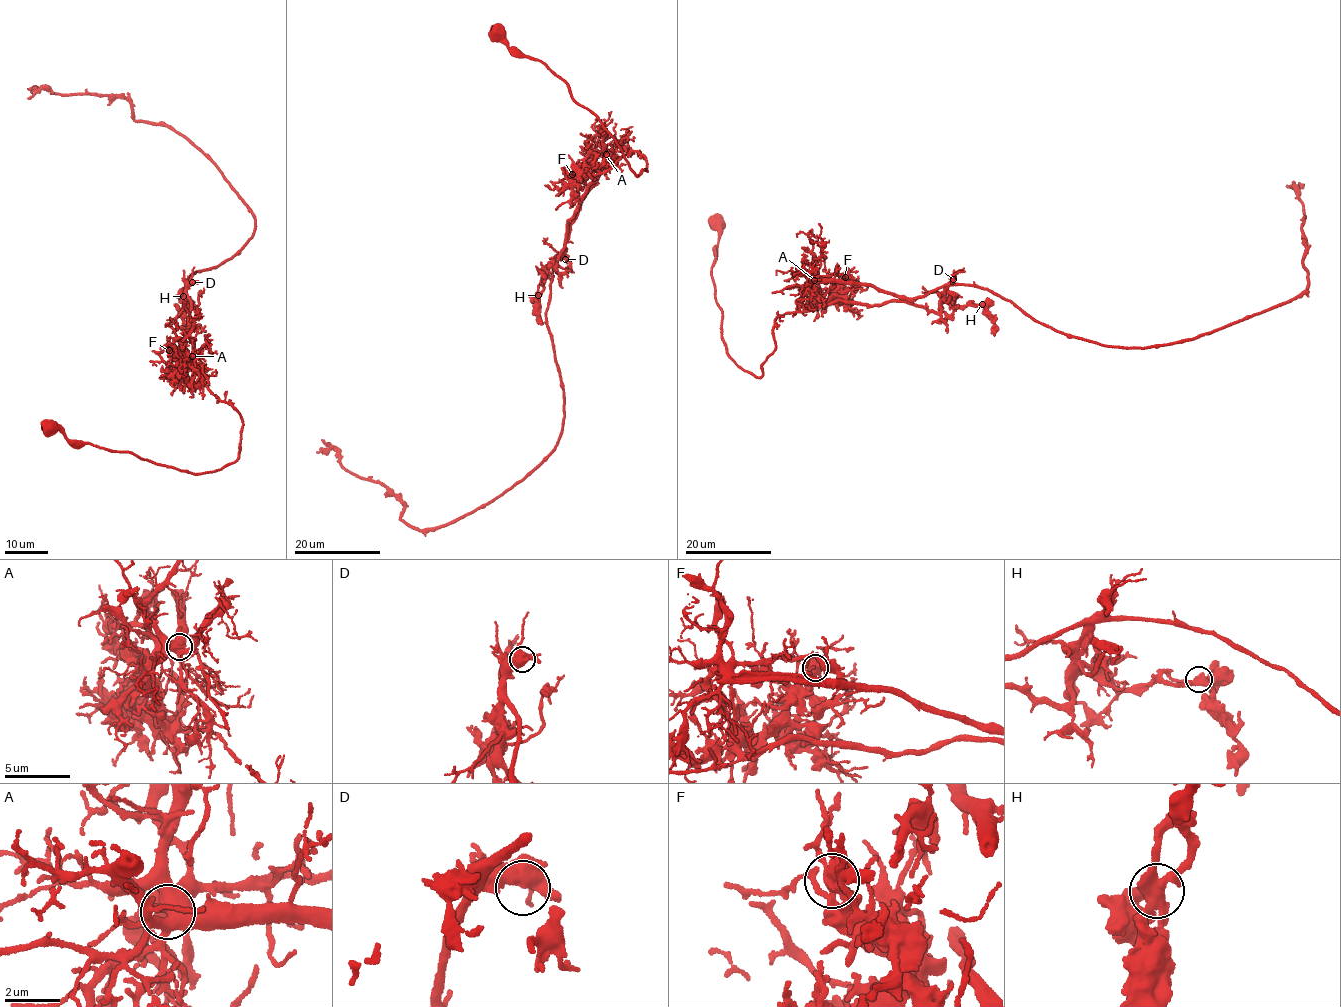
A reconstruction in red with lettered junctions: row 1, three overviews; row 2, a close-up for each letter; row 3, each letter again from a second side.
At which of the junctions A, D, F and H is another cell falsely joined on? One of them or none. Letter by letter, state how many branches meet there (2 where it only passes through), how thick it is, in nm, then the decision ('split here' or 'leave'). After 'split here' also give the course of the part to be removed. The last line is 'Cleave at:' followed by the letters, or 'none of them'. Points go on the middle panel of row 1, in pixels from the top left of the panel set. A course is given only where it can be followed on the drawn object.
A: 4 | 500 nm | leave
D: 4 | 550 nm | leave
F: 4 | 480 nm | split here | (571, 173), (602, 157), (551, 277), (546, 318), (564, 412), (541, 465), (424, 530), (334, 449), (316, 452)
H: 4 | 420 nm | leave
Cleave at: F

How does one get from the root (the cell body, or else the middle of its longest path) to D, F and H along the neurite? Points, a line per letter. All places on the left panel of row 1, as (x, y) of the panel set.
D: (51, 427), (68, 439), (191, 473), (235, 461), (241, 414), (193, 378), (185, 339), (192, 282)
F: (51, 427), (68, 439), (191, 473), (234, 462), (243, 426), (239, 412), (204, 384), (185, 378), (168, 350)
H: (51, 427), (68, 439), (191, 473), (213, 472), (235, 461), (241, 414), (193, 380), (183, 296)

